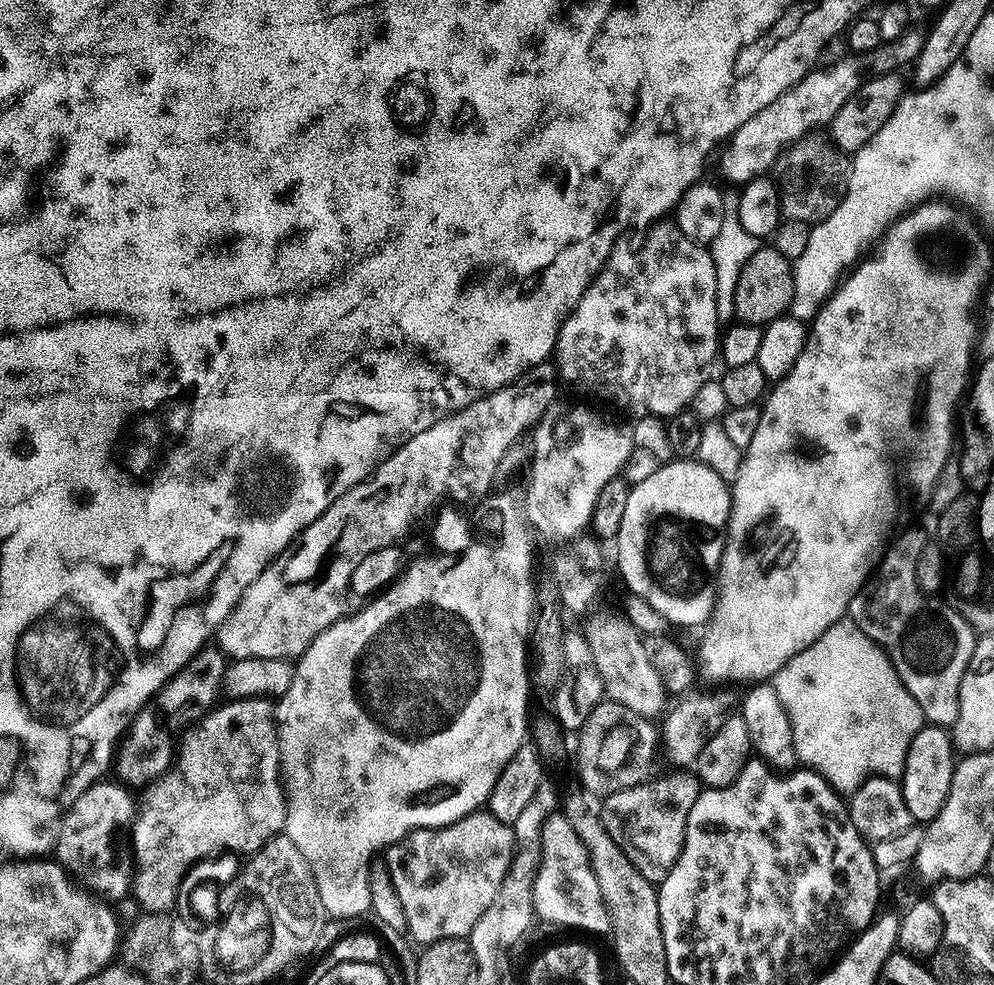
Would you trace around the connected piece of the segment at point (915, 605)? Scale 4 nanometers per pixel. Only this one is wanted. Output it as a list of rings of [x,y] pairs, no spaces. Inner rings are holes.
[[[908,528],[905,532],[897,531],[894,539],[884,549],[884,557],[875,565],[874,571],[854,594],[847,615],[870,637],[890,658],[902,686],[918,702],[925,721],[932,726],[951,726],[958,718],[958,690],[966,674],[966,666],[976,649],[978,633],[960,612],[959,608],[940,598],[929,599],[916,585],[916,567],[918,554],[922,554],[926,543],[924,532],[920,528]]]

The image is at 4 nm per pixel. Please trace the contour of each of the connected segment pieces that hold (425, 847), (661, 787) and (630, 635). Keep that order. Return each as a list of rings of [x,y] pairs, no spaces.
[[[486,810],[474,811],[445,828],[418,828],[389,844],[388,874],[402,904],[406,932],[420,946],[467,937],[482,910],[494,902],[515,850],[511,827]]]
[[[664,776],[645,780],[626,790],[603,797],[601,808],[598,808],[601,826],[606,834],[620,848],[622,854],[636,867],[638,874],[651,884],[659,885],[678,862],[678,854],[684,845],[686,822],[690,806],[700,797],[702,785],[699,779],[671,780]]]
[[[595,612],[587,617],[589,620],[582,625],[582,631],[586,642],[590,642],[594,666],[598,666],[598,674],[602,674],[605,697],[626,706],[626,710],[634,710],[636,716],[659,717],[666,708],[666,689],[658,670],[654,670],[650,663],[641,633],[619,615],[616,617],[612,612]]]

